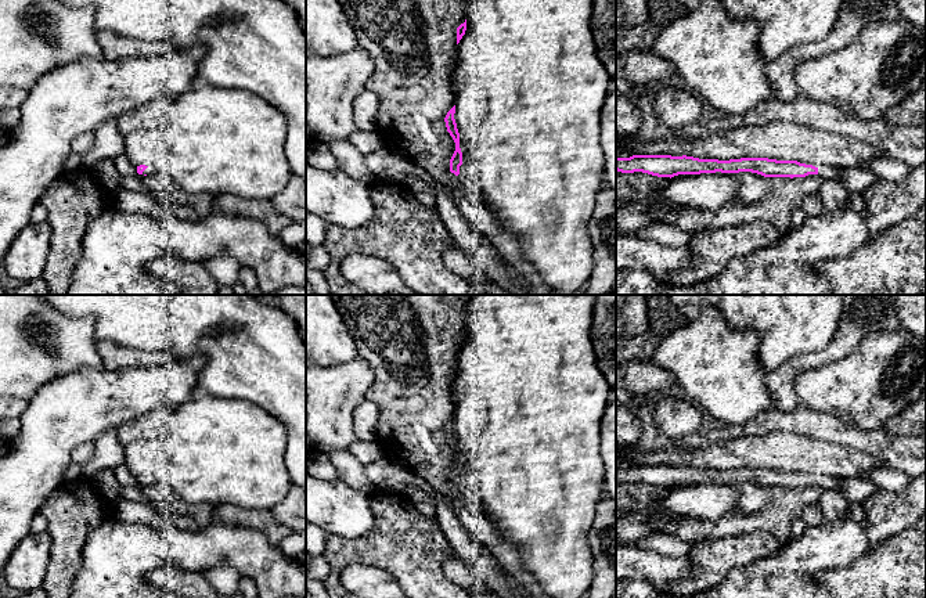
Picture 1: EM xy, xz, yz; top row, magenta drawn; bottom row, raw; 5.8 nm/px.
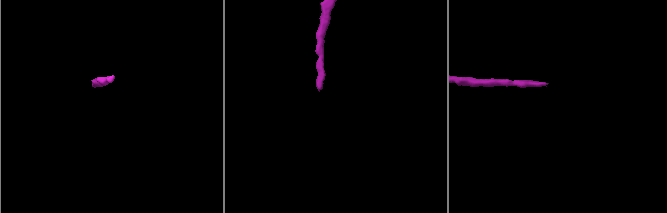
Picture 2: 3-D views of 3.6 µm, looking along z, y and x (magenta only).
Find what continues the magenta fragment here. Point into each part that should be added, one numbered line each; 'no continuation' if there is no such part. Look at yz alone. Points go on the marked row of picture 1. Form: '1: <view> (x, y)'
1: yz (825, 172)

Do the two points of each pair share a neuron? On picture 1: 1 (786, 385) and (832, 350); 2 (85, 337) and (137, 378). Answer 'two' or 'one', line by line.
1: one
2: two

